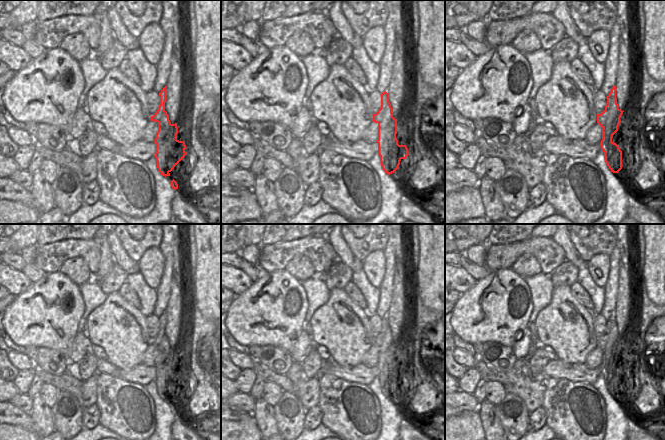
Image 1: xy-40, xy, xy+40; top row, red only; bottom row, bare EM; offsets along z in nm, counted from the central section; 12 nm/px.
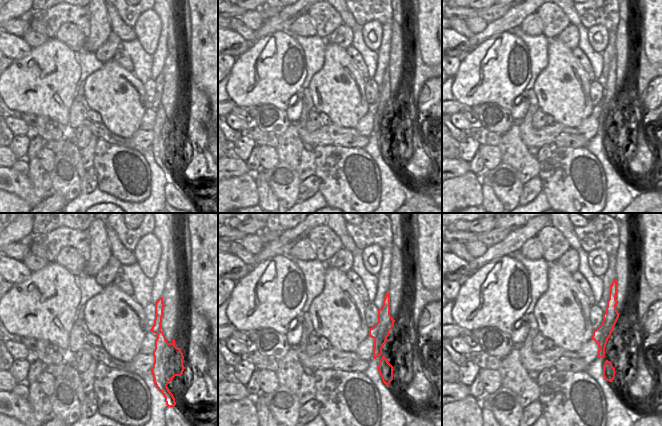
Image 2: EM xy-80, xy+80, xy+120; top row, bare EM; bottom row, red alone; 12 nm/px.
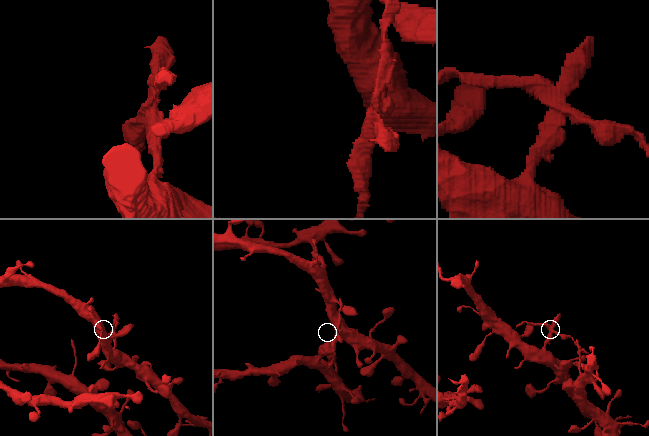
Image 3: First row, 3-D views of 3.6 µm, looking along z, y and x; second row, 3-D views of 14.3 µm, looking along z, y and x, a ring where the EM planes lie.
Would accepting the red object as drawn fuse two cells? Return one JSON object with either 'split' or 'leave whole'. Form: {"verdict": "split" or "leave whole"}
{"verdict": "split"}

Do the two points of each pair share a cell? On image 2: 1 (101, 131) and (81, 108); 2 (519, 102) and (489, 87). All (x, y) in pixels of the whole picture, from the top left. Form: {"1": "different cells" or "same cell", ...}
{"1": "same cell", "2": "different cells"}

